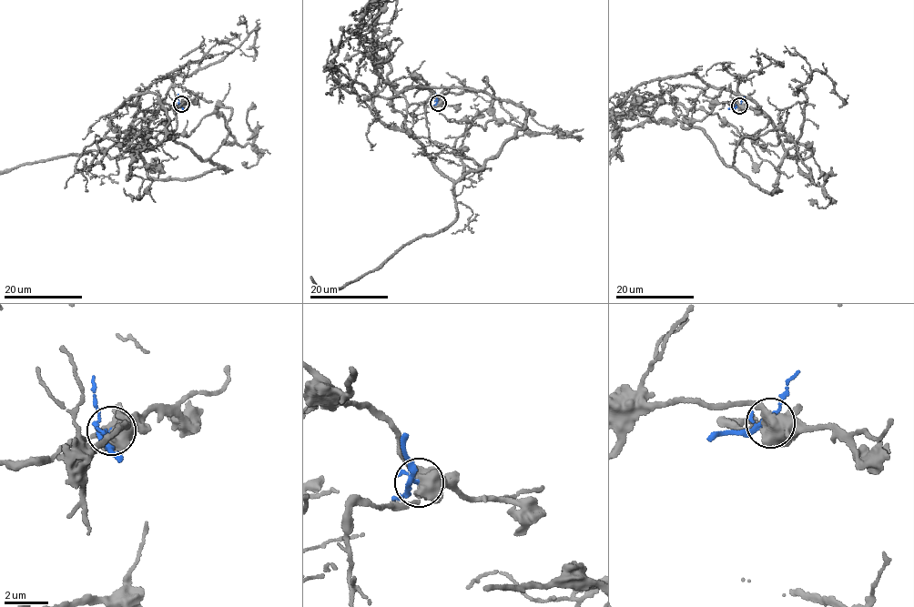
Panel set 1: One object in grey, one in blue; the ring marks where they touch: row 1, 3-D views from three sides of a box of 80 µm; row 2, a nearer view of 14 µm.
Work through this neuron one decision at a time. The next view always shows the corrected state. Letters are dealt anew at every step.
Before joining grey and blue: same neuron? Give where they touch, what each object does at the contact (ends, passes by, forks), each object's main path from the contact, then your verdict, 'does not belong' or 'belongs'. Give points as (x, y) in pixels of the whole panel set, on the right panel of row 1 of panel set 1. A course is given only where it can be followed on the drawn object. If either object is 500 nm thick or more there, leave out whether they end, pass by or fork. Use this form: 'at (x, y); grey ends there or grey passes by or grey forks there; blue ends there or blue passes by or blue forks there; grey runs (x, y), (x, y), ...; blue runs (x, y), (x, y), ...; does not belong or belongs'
at (739, 106); blue runs (740, 106), (728, 109); does not belong

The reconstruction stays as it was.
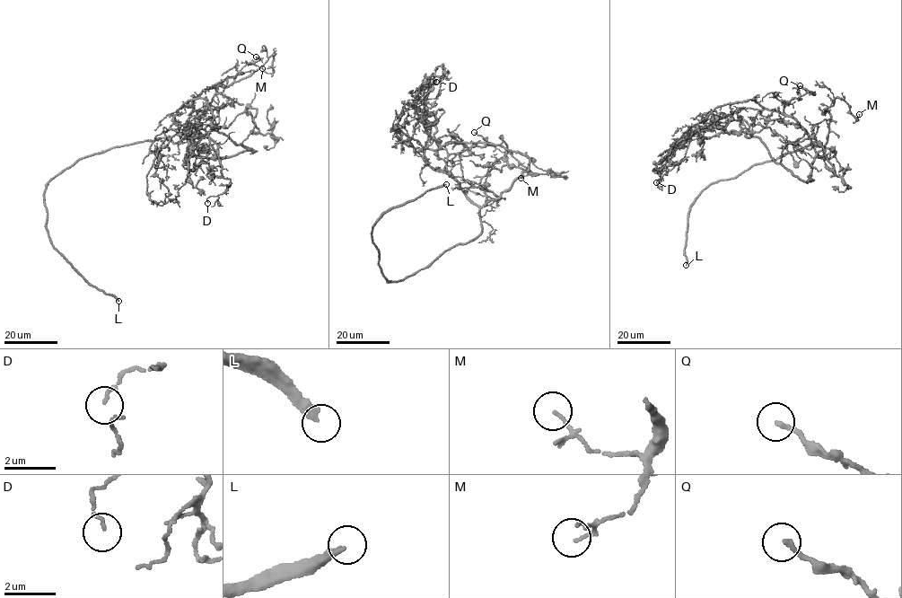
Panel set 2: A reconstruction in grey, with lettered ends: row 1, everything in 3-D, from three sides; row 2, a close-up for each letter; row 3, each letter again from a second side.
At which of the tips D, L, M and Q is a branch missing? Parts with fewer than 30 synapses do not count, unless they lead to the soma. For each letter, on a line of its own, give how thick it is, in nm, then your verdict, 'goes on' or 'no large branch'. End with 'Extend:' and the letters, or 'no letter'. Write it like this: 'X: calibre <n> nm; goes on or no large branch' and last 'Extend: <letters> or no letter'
D: calibre 100 nm; no large branch
L: calibre 280 nm; goes on
M: calibre 110 nm; no large branch
Q: calibre 180 nm; no large branch
Extend: L

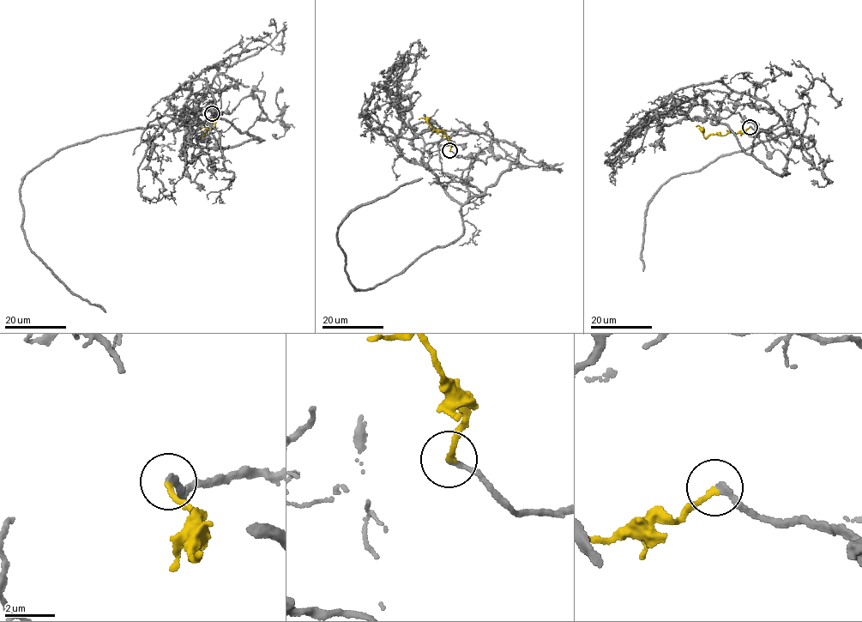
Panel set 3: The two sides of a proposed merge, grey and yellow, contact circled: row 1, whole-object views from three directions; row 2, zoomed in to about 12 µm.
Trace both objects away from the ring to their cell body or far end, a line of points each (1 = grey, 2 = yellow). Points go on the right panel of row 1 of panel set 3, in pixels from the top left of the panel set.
1: (750, 126), (792, 127), (753, 145), (780, 174), (793, 141), (813, 143), (783, 133), (666, 181), (642, 271)
2: (750, 126), (736, 133), (712, 134), (705, 137), (701, 127), (696, 126)

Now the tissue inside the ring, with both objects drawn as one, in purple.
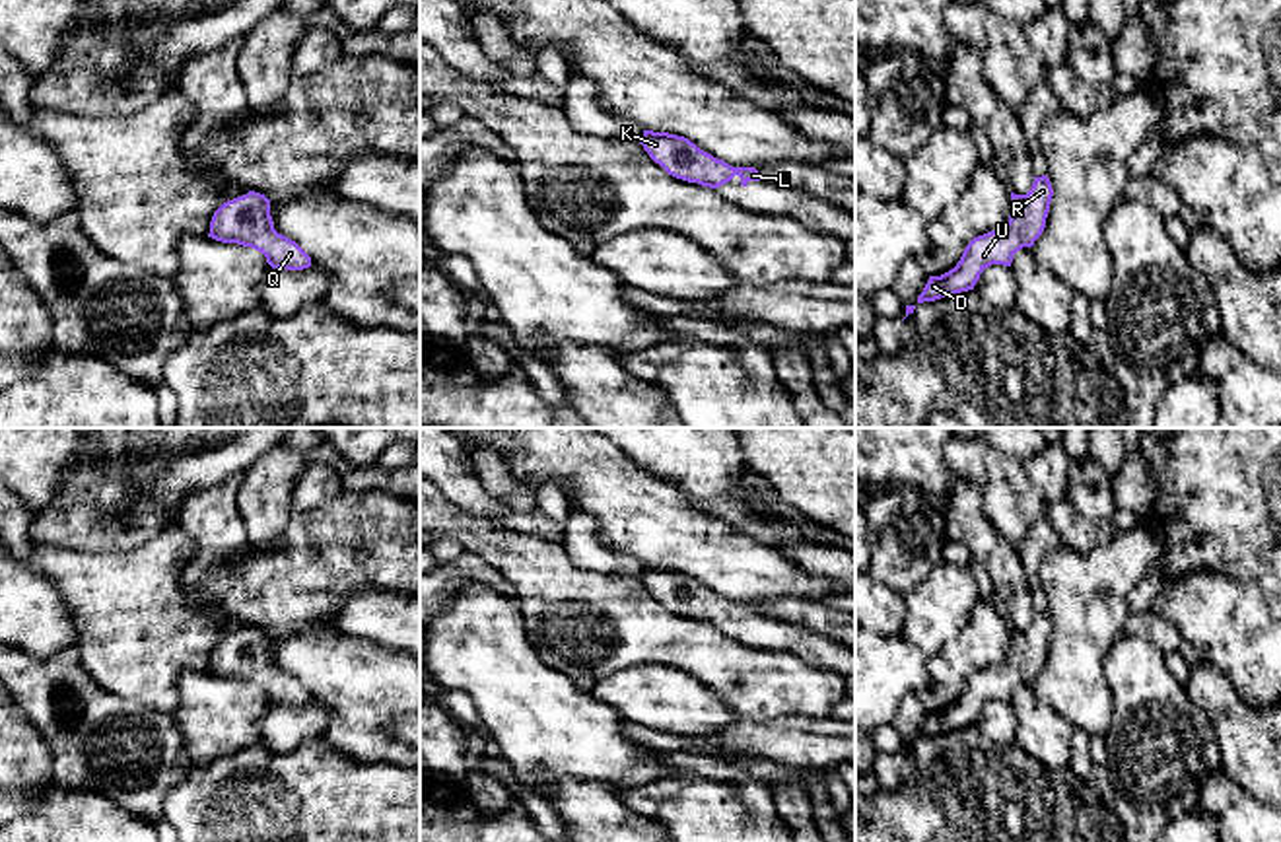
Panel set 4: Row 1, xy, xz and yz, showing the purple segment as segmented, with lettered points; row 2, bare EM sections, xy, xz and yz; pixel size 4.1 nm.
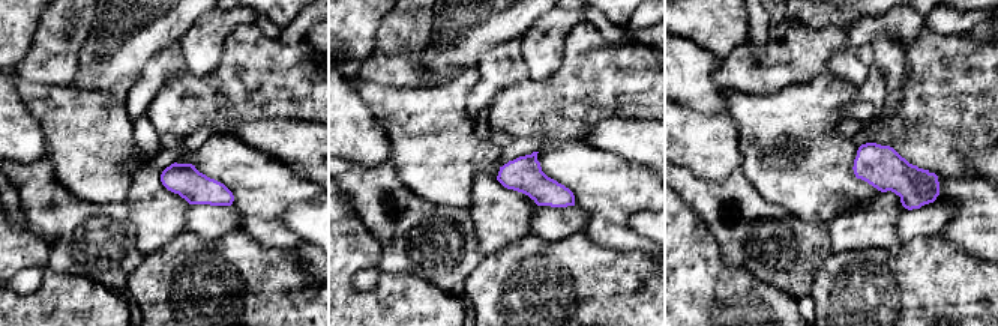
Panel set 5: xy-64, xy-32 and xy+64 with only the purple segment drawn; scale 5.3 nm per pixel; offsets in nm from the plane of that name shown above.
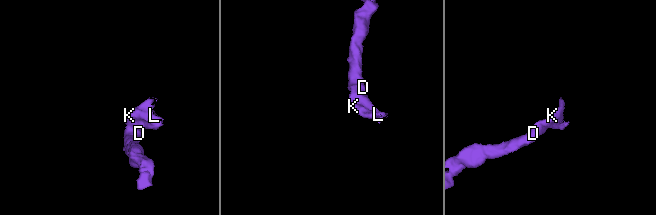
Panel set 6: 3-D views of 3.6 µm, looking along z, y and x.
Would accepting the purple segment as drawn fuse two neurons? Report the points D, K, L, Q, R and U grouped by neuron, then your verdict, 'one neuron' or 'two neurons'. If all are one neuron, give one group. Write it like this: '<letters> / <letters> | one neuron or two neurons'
D K L Q R U | one neuron

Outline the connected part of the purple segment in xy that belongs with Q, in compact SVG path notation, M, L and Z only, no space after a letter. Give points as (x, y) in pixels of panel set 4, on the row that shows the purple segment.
M255 191L224 202L212 216L208 237L260 251L272 268L303 270L311 257L274 229L270 200Z

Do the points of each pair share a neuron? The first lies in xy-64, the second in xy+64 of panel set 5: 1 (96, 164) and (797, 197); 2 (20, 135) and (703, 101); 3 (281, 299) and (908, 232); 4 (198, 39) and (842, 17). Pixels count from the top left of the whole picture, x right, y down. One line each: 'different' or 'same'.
1: same
2: different
3: different
4: different

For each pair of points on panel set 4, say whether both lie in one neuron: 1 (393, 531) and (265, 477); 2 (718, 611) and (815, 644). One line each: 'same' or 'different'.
1: different
2: same

